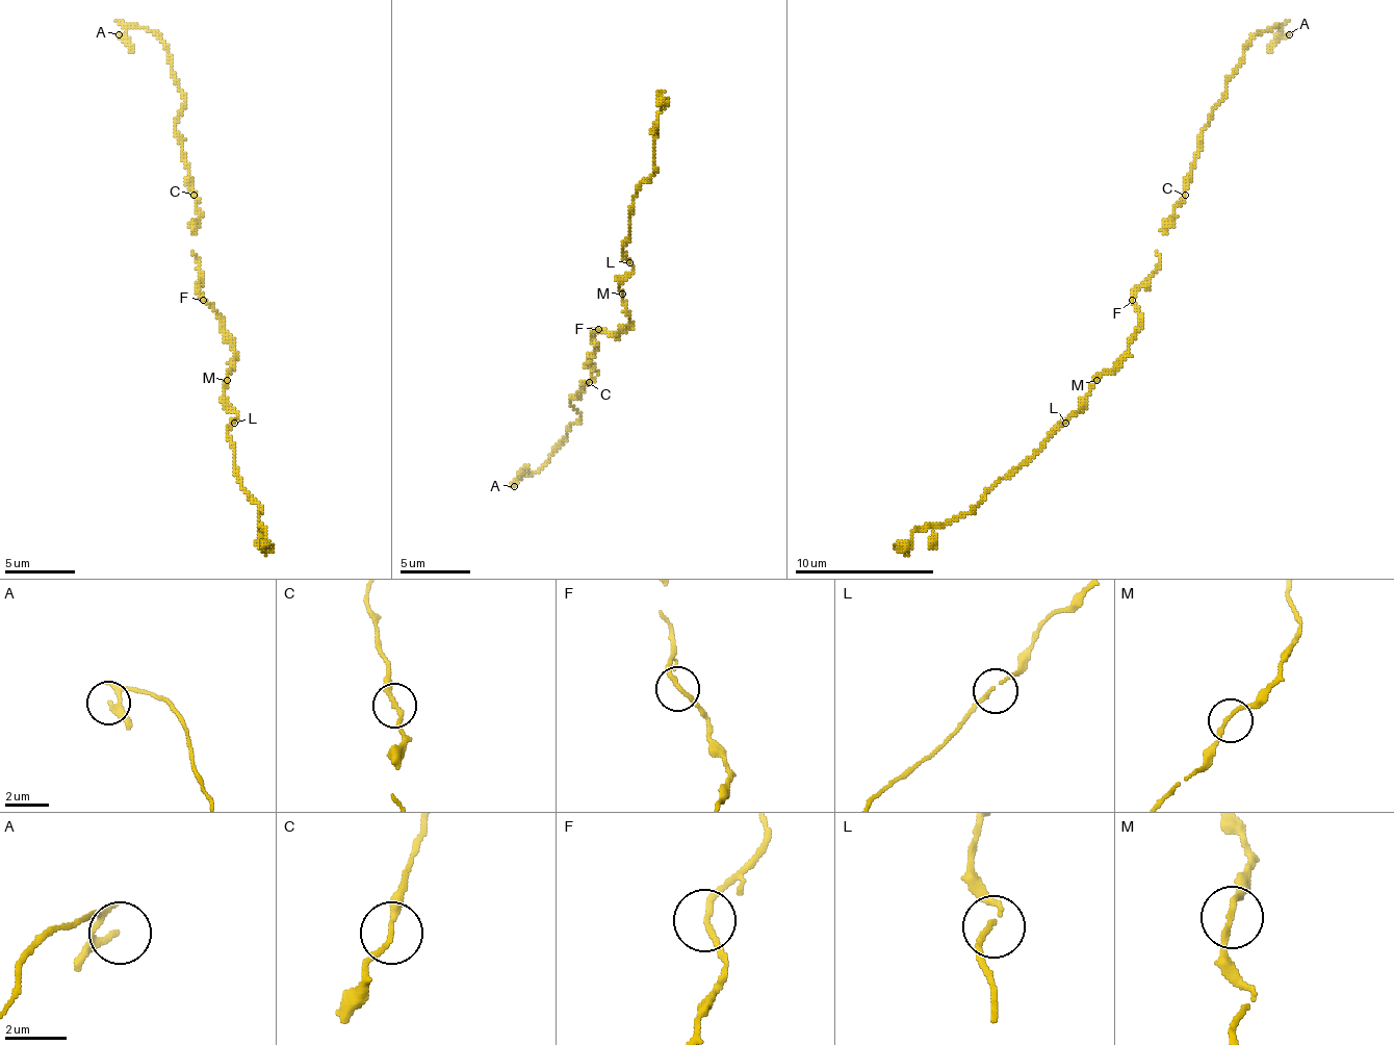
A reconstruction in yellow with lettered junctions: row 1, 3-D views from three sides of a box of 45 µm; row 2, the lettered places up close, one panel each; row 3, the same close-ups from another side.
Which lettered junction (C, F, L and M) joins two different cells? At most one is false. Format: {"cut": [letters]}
{"cut": []}

